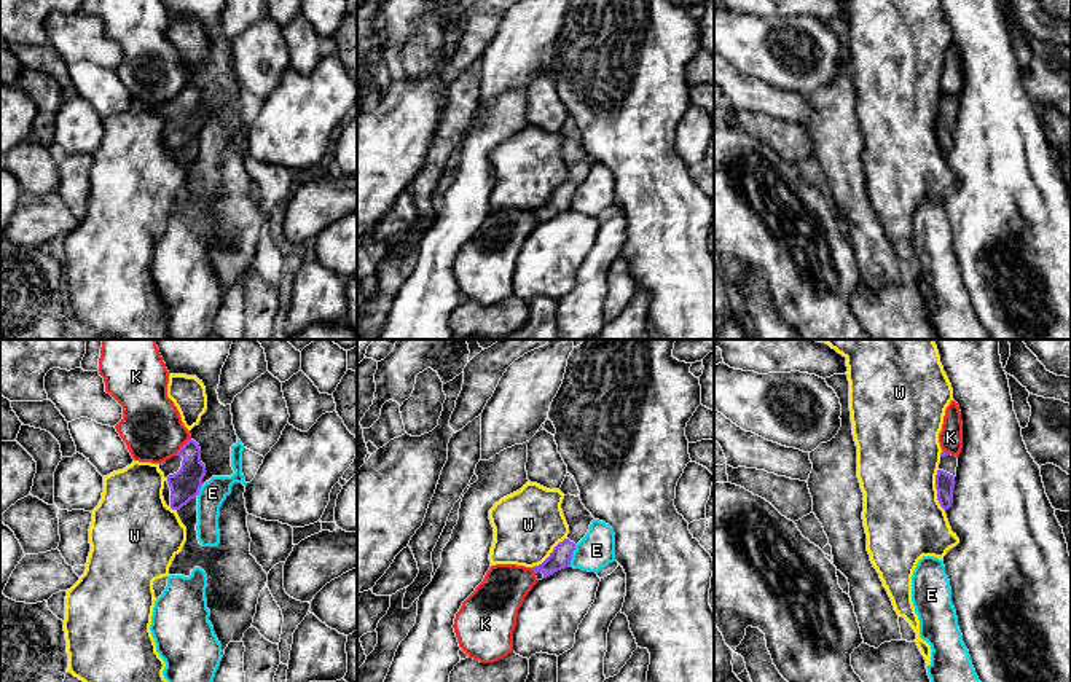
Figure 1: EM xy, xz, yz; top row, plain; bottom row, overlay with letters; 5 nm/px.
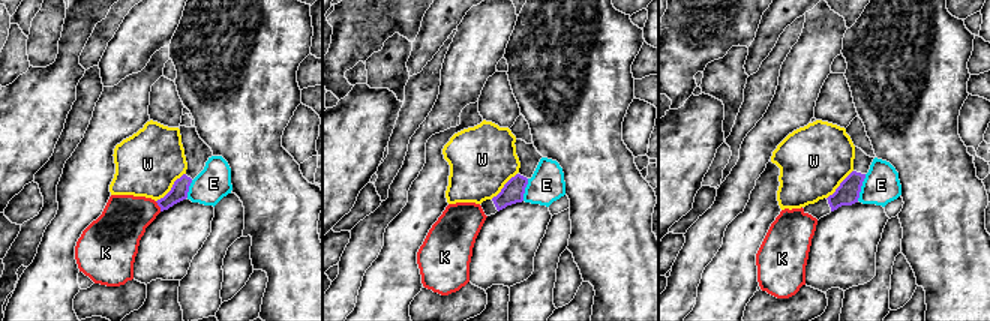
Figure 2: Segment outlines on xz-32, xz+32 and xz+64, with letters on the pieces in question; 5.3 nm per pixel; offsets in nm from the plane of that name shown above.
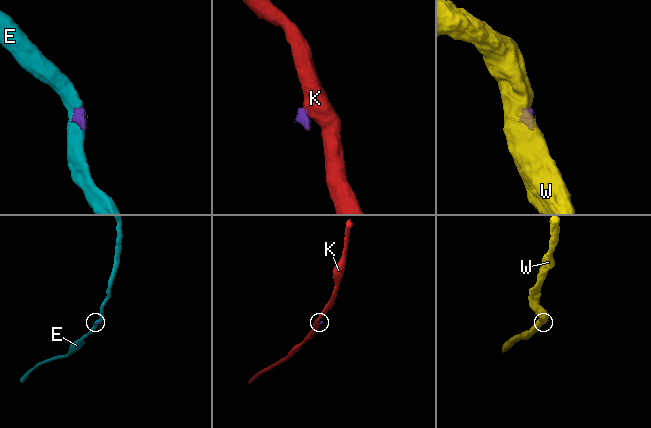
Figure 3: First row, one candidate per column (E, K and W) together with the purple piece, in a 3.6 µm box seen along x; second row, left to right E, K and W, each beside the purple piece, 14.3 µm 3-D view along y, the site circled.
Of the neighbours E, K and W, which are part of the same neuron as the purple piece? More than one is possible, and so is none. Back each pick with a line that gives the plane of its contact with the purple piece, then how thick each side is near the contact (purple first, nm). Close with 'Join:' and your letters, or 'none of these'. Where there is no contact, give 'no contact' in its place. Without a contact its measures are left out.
Join: none of these

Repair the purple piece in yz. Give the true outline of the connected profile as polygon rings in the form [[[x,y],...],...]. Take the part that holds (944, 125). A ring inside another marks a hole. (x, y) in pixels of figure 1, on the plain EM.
[[[942,94],[939,113],[936,118],[936,132],[937,132],[937,143],[944,153],[948,153],[953,147],[956,110],[958,100]]]

